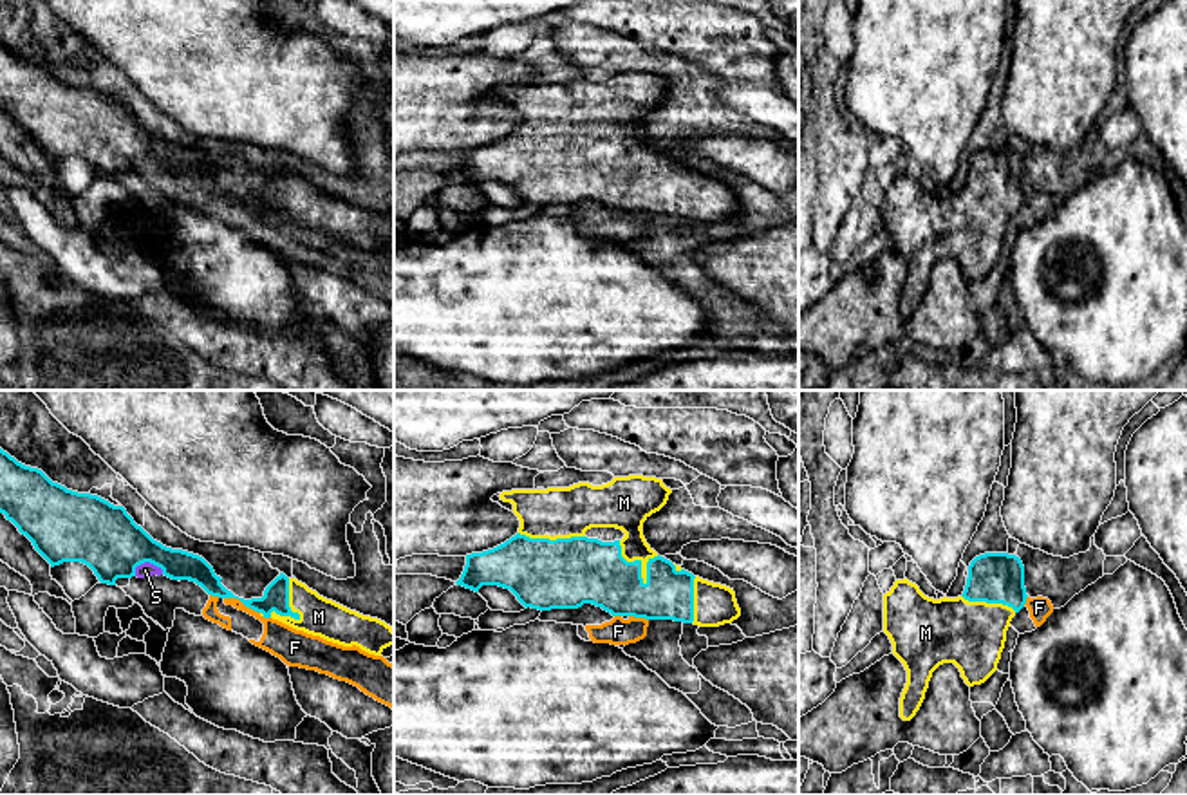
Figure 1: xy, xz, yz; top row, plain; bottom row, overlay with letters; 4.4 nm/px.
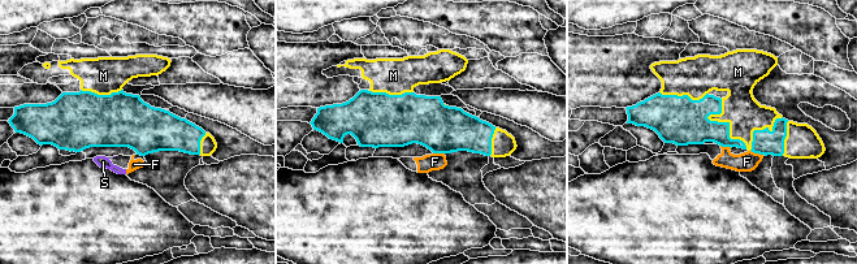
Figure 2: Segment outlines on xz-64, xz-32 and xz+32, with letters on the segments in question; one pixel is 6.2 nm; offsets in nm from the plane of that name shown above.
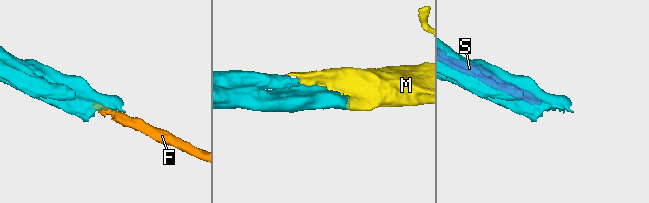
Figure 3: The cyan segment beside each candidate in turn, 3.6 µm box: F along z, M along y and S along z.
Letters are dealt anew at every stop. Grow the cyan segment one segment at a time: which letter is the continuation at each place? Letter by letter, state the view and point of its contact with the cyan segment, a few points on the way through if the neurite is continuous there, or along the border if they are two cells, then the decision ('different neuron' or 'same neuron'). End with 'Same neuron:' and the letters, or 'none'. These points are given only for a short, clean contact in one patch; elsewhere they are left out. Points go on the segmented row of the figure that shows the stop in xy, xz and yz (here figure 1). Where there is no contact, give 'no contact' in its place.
F: contact xy (243, 602); border xy (224, 597), (235, 597), (259, 613); different neuron
M: contact xz (635, 561); same neuron
S: contact xy (150, 562); different neuron
Same neuron: M

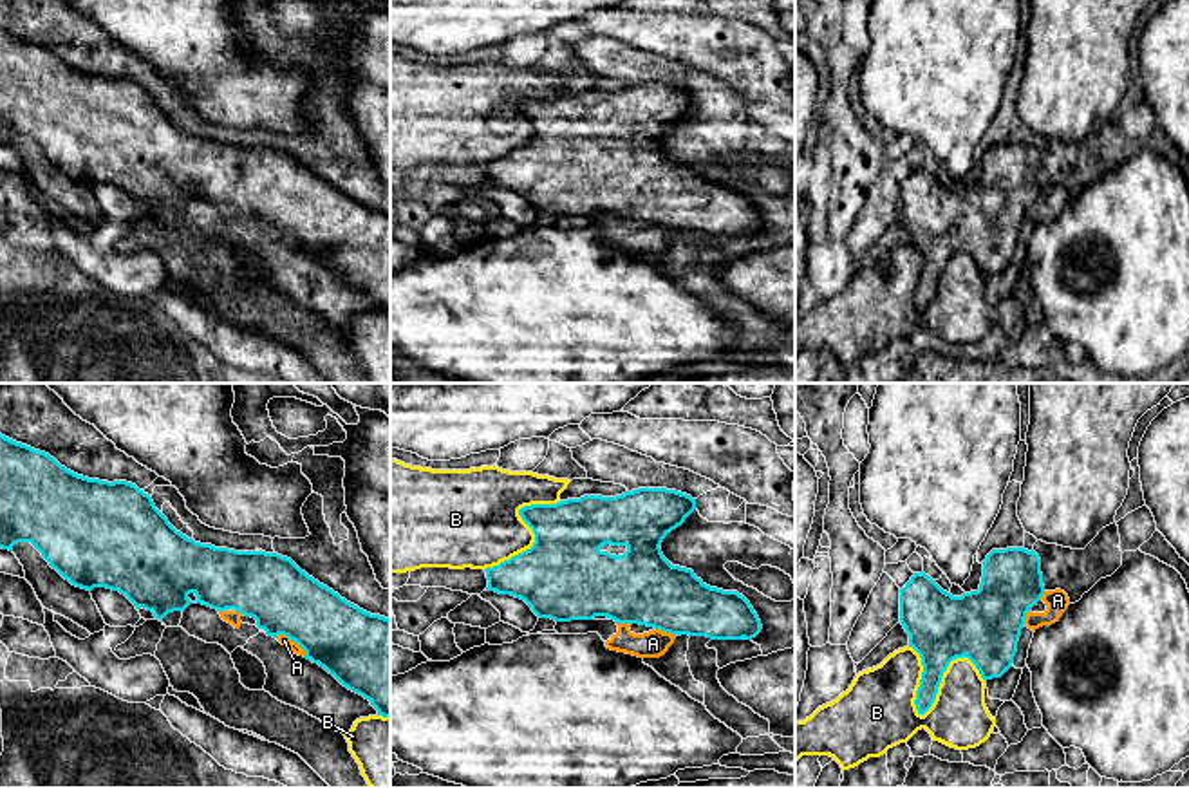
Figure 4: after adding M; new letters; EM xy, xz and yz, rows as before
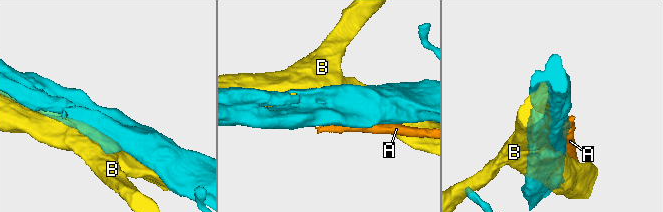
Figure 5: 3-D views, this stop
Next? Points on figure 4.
A: contact xy (293, 640); different neuron
B: contact yz (931, 703); different neuron
Same neuron: none

